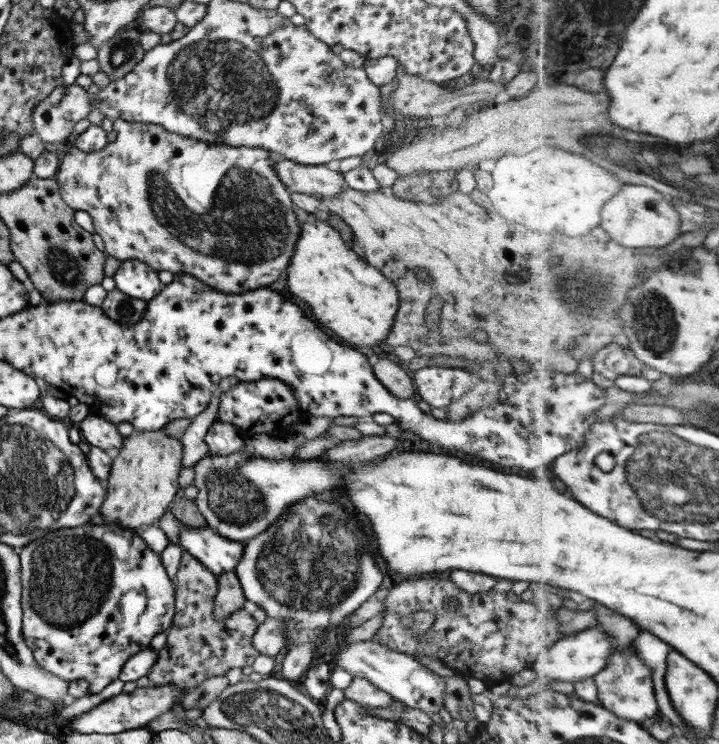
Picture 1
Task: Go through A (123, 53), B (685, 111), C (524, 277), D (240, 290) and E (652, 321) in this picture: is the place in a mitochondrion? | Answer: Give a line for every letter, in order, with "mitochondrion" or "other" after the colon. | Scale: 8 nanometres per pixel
A: mitochondrion
B: other
C: mitochondrion
D: other
E: mitochondrion

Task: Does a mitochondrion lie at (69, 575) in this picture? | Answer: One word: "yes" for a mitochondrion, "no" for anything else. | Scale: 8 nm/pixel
yes

